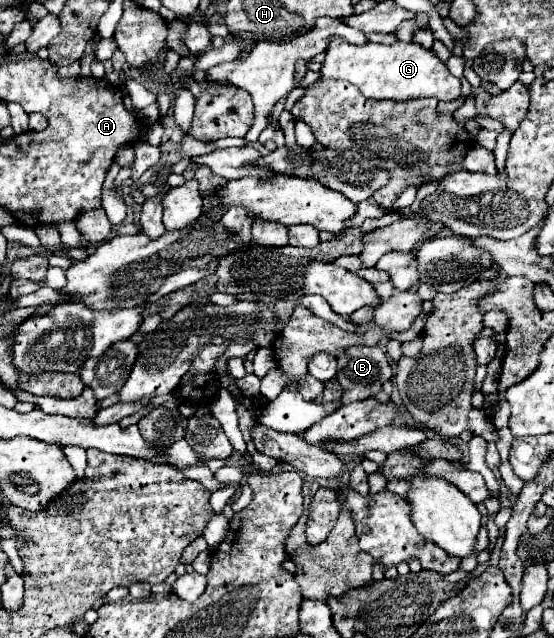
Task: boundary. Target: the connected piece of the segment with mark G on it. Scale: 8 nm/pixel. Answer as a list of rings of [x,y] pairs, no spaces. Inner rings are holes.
[[[334,36],[326,60],[320,70],[322,80],[342,78],[360,88],[366,98],[374,100],[410,100],[420,96],[434,96],[438,100],[450,102],[460,98],[460,80],[450,74],[448,66],[430,50],[418,42],[394,42],[394,44],[362,44],[354,46],[340,36]]]

